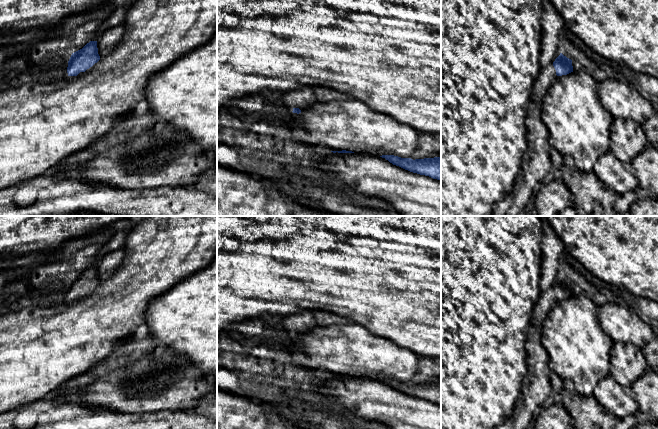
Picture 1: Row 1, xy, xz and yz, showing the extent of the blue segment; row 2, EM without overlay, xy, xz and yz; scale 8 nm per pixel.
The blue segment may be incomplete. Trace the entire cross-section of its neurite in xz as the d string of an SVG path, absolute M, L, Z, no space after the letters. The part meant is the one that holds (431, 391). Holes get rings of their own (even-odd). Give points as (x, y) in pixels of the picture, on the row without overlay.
M382 379L380 381L385 382L393 389L399 390L410 396L441 404L441 381L415 384L394 379Z

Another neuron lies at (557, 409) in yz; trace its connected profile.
M557 399L548 408L541 408L536 417L535 429L574 429L573 419Z

